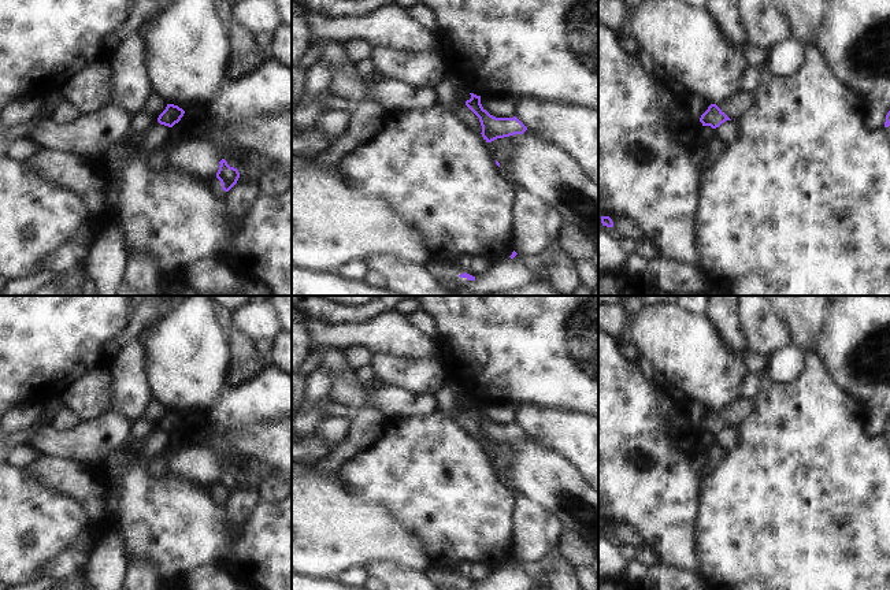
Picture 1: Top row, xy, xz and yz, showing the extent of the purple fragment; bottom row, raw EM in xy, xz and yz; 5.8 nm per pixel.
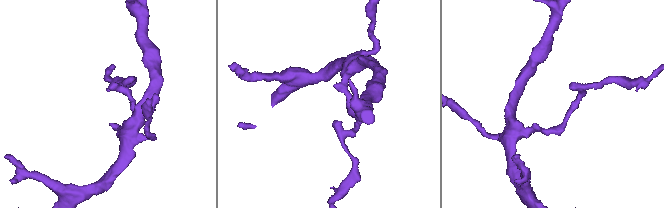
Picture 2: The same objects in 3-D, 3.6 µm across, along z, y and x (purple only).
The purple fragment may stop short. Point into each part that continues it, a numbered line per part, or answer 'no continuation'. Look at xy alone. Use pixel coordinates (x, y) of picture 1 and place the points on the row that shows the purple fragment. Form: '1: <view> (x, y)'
no continuation

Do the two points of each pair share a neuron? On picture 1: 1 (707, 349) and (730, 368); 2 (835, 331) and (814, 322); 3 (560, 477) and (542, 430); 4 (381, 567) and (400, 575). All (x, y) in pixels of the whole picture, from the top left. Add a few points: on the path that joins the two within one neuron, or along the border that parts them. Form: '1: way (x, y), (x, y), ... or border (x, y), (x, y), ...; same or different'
1: way (712, 355), (725, 367); same
2: border (829, 310), (819, 355); different
3: border (527, 434), (551, 445), (574, 464); different
4: way (385, 571), (396, 575); same

